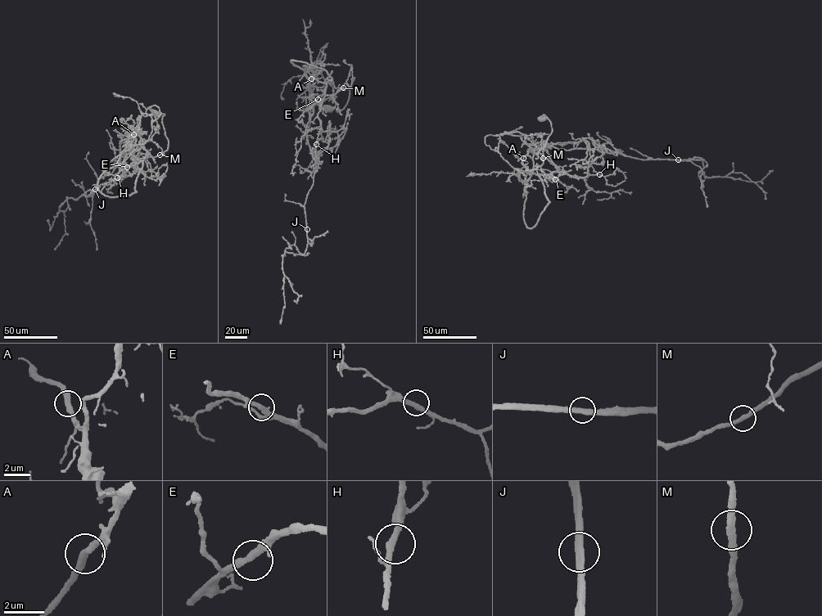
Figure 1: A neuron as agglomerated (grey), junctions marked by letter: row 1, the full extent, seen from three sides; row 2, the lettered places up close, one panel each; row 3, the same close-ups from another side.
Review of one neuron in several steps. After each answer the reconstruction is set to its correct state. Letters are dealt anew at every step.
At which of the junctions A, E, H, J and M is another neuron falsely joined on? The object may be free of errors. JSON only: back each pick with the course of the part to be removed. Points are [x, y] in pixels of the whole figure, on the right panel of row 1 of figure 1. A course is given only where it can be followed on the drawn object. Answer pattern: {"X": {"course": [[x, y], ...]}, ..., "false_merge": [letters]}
{"false_merge": []}

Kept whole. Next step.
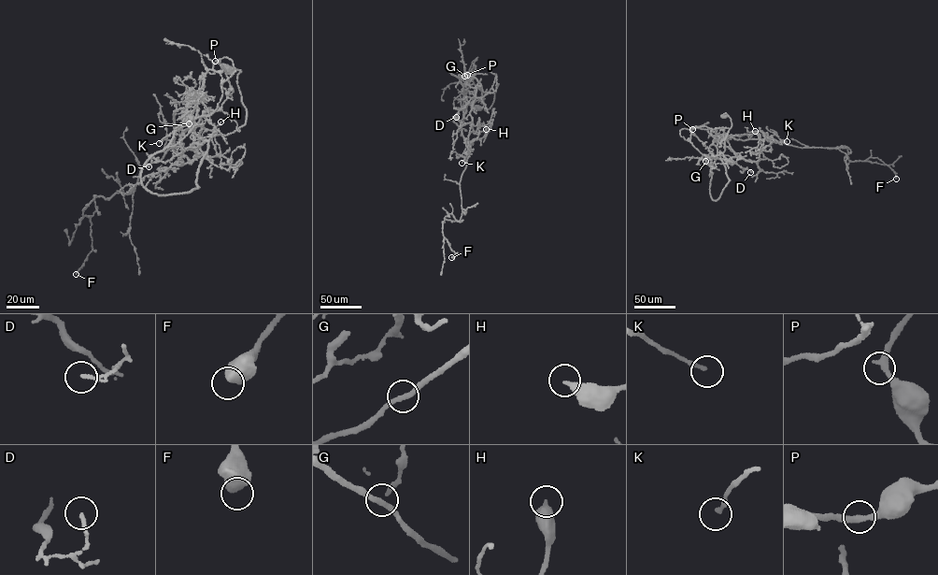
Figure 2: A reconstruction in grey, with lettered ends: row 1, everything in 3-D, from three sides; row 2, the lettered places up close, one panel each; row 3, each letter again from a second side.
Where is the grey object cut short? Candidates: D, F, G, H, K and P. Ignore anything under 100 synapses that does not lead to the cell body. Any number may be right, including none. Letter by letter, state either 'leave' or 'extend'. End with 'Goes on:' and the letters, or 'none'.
D: leave
F: leave
G: leave
H: leave
K: leave
P: leave
Goes on: none

